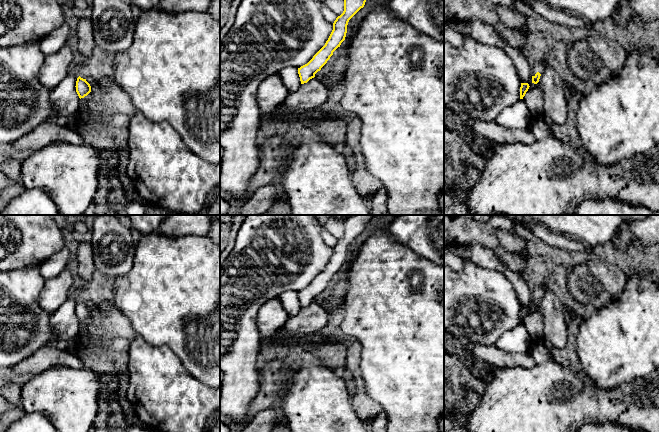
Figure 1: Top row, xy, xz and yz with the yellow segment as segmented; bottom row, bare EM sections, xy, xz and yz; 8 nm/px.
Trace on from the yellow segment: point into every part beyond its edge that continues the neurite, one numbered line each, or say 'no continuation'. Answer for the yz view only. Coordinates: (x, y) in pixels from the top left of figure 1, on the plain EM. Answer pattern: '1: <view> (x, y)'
1: yz (538, 291)

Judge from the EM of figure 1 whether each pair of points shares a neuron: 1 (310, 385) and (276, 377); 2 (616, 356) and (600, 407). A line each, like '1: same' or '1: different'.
1: different
2: different

